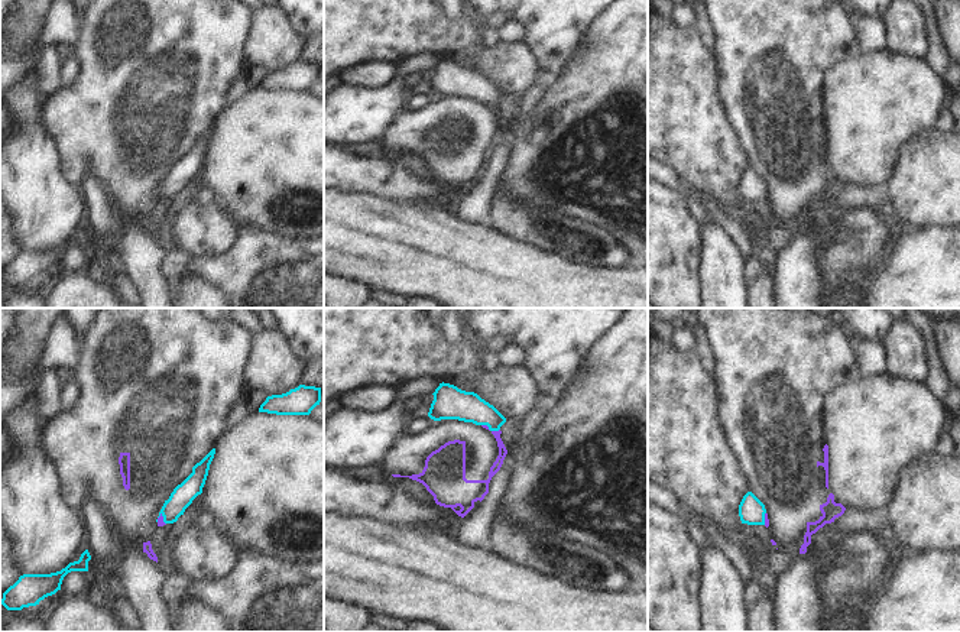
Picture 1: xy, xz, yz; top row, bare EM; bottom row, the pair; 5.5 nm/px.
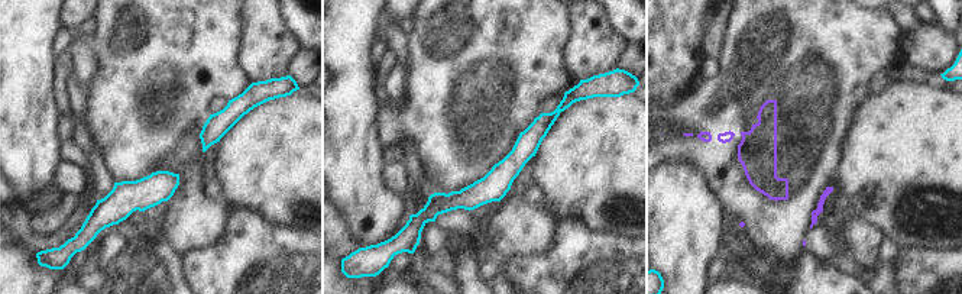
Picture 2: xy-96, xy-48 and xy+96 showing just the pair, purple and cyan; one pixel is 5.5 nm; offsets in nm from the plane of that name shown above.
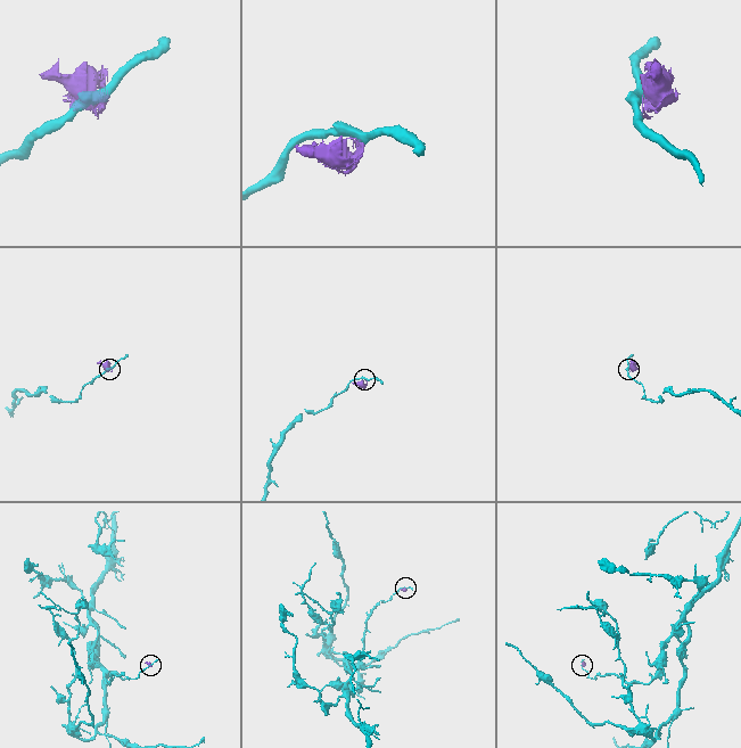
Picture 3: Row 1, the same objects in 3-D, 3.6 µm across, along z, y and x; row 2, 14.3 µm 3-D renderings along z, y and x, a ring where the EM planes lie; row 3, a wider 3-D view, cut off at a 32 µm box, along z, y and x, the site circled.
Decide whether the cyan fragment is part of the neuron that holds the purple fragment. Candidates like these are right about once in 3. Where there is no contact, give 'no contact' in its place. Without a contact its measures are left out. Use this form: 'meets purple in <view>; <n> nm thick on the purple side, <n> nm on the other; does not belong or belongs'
meets purple in xz; 20 nm thick on the purple side, 180 nm on the other; does not belong

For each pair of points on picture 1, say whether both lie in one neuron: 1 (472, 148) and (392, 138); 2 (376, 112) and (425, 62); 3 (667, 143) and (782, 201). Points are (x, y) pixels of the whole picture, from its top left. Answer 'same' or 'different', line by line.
1: same
2: same
3: different

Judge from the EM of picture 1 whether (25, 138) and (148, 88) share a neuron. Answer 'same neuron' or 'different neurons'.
different neurons

